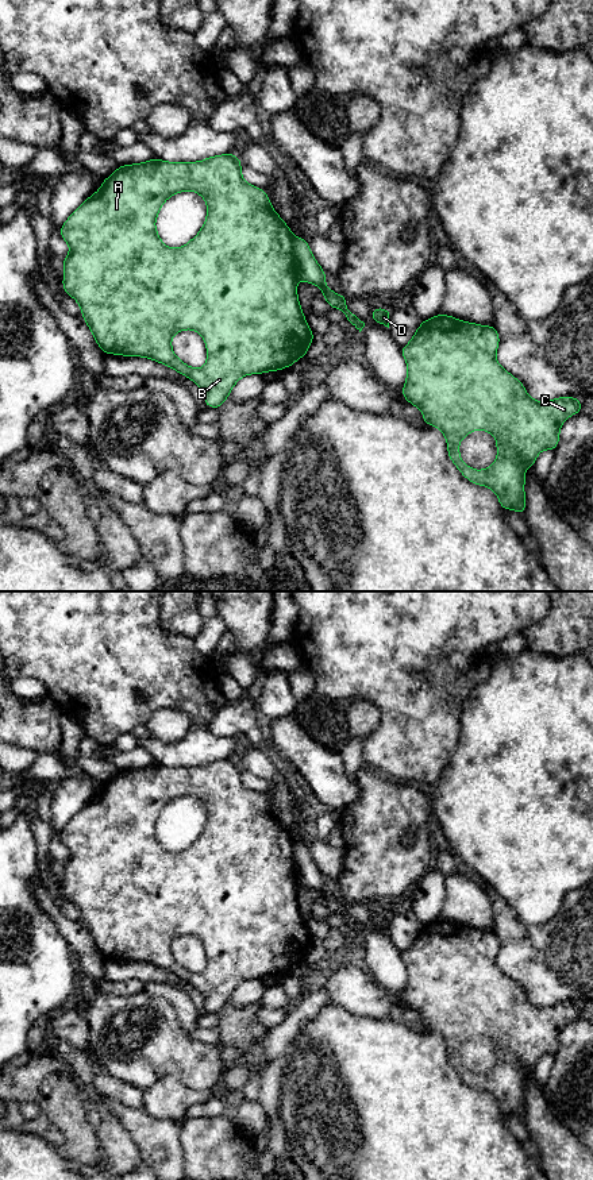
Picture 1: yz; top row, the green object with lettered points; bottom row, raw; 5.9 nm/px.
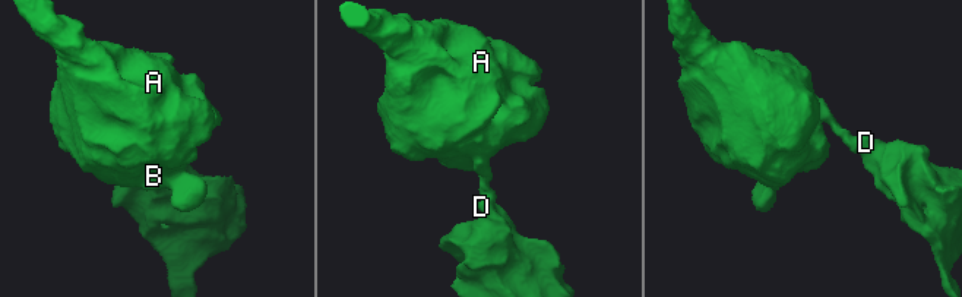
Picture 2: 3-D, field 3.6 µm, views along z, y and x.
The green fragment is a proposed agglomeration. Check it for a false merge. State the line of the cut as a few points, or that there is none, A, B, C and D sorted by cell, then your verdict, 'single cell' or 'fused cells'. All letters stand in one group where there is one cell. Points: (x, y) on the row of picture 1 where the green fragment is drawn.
cut yz (293, 238), (293, 263), (297, 276); groups A B / C D; fused cells

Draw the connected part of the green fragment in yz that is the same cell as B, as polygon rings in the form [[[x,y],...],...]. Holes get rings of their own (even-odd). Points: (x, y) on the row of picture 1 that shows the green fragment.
[[[222,154],[209,157],[199,162],[167,162],[158,158],[134,165],[119,166],[108,178],[101,182],[101,188],[89,196],[84,204],[77,208],[61,227],[59,234],[69,244],[70,251],[63,258],[63,290],[73,297],[82,312],[82,320],[88,324],[104,354],[143,356],[158,363],[166,365],[197,383],[204,393],[204,401],[208,408],[219,409],[228,398],[234,385],[244,375],[263,374],[266,371],[278,371],[305,356],[313,342],[311,331],[297,296],[297,273],[293,259],[294,236],[292,230],[278,216],[270,204],[270,198],[263,189],[246,182],[240,170],[242,162],[235,154]],[[192,190],[200,194],[207,203],[207,219],[199,234],[180,248],[170,248],[163,244],[157,230],[155,220],[163,203],[176,193]],[[184,329],[199,332],[207,346],[207,363],[201,369],[193,369],[176,356],[172,350],[172,338]]]

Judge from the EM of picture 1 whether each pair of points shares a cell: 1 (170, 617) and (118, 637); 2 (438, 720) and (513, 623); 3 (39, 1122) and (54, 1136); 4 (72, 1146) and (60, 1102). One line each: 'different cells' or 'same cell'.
1: different cells
2: same cell
3: same cell
4: same cell

